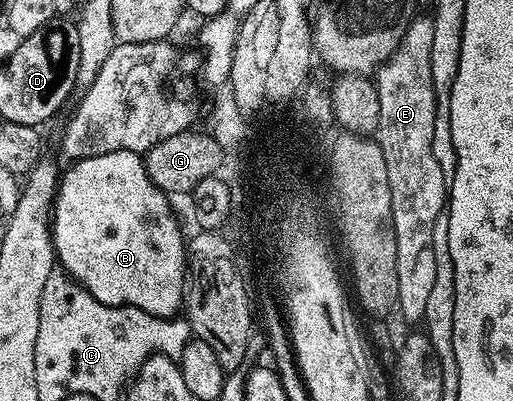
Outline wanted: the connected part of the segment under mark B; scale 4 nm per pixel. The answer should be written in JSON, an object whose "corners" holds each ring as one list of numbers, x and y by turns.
{"corners":[[114,151,101,153,97,157,81,159,70,164,68,171,62,172,58,191,55,195,54,210,51,217,51,235,55,244,55,258,58,266,75,282,79,283,97,301,110,307,136,307,150,315,171,317,183,306,183,292,185,290,185,235,179,232,179,223,171,212,172,200,150,180,146,172,144,156,138,151]]}

